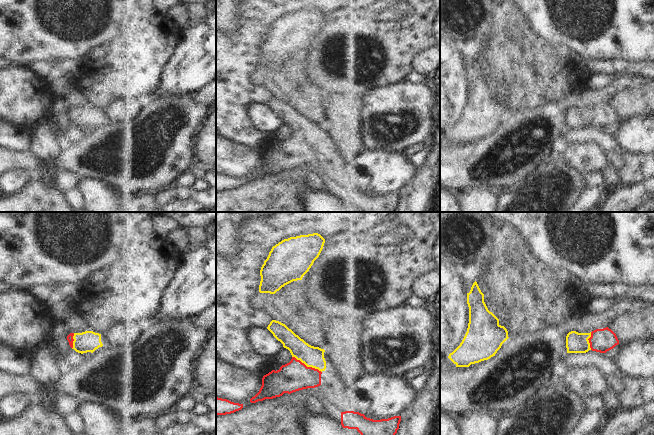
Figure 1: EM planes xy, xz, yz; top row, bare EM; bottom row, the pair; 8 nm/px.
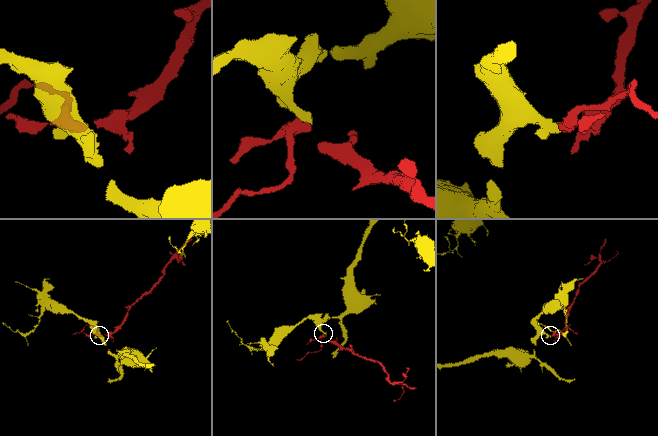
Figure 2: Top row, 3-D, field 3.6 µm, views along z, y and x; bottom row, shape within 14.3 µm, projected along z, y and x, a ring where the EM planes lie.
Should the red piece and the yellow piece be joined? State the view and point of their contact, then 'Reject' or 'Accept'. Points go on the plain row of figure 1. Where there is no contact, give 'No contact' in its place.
Touches red at xz (306, 142). Accept

